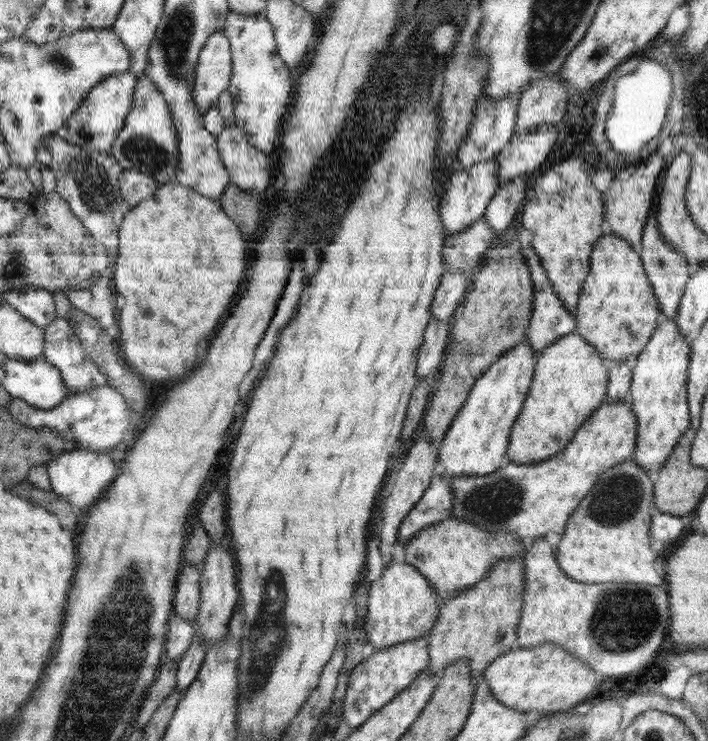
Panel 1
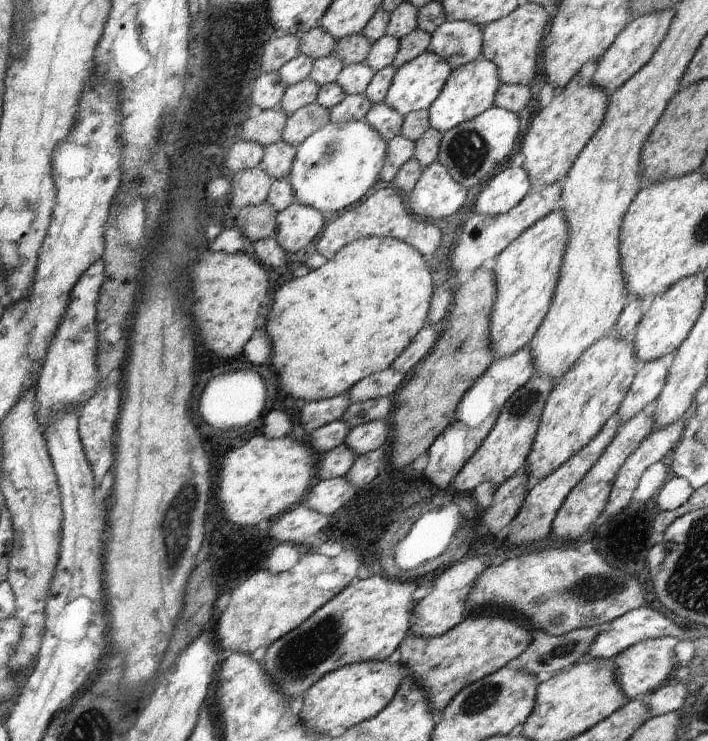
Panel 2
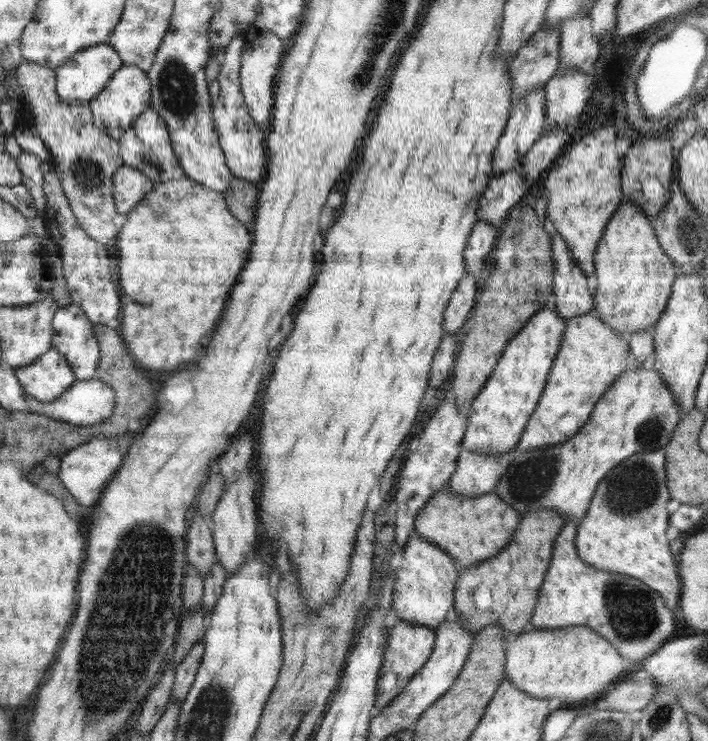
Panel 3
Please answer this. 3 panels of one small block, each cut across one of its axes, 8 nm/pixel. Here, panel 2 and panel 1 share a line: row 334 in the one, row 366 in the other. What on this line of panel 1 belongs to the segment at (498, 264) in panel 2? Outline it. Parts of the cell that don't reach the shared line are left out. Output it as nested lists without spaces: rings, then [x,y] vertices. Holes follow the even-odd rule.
[[[521,342],[488,367],[448,427],[437,460],[443,478],[484,476],[506,467],[509,434],[530,392],[538,352]]]

